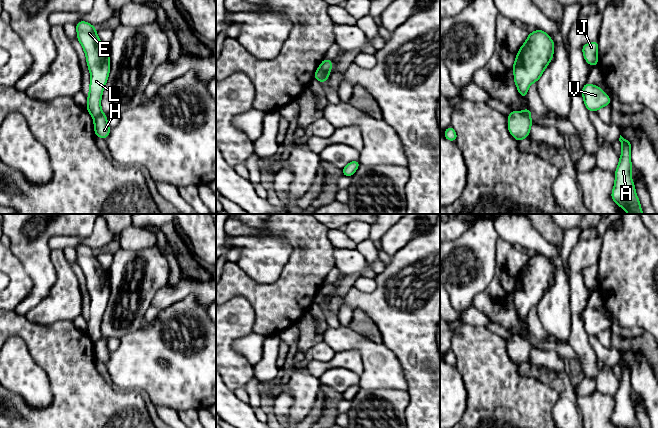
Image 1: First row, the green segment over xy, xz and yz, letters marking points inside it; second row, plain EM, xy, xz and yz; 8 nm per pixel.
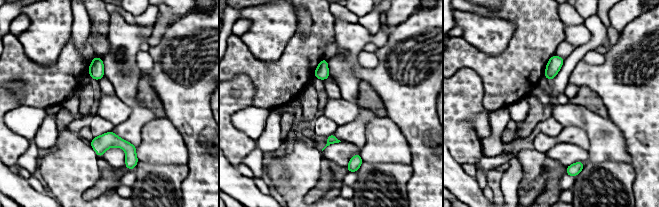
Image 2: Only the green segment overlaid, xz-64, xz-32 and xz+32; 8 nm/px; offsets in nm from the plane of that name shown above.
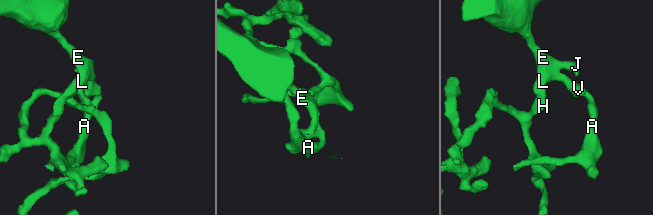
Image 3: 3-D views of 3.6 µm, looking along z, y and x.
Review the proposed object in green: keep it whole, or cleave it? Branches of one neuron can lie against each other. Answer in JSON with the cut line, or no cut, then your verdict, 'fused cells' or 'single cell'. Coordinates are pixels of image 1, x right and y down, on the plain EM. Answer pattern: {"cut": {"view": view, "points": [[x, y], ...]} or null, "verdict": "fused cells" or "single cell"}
{"cut": {"view": "xz", "points": [[320, 289], [325, 304]]}, "verdict": "fused cells"}

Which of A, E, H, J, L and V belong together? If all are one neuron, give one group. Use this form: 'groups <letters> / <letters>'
groups A E J L V / H

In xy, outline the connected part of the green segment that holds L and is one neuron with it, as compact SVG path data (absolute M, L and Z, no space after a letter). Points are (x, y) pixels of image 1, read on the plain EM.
M85 245L76 248L77 263L86 278L91 298L87 334L93 342L102 338L101 321L110 296L109 271L101 267L96 252Z

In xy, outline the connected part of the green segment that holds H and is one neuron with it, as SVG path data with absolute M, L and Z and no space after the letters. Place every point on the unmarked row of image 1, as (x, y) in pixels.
M102 337L98 341L94 342L94 354L95 359L102 363L105 363L109 360L110 351L107 346L107 339Z

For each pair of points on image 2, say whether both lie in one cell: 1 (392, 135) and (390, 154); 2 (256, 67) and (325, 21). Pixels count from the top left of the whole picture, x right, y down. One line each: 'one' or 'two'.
1: one
2: one

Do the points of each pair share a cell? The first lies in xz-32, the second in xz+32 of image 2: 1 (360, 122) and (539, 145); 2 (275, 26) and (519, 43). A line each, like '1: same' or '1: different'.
1: same
2: different

